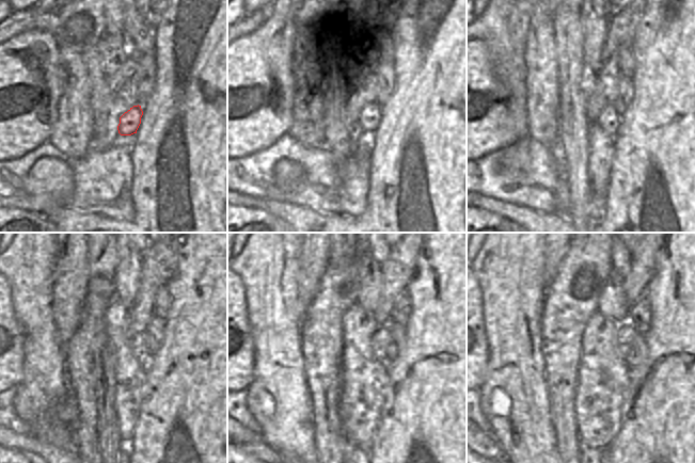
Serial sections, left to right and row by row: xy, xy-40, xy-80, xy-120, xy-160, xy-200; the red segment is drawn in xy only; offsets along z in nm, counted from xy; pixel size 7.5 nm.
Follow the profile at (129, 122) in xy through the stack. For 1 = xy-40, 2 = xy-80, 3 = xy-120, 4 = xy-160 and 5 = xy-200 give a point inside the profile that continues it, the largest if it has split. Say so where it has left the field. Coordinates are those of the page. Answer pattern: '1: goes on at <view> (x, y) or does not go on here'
1: goes on at xy-40 (369, 117)
2: goes on at xy-80 (609, 120)
3: goes on at xy-120 (139, 344)
4: goes on at xy-160 (381, 338)
5: goes on at xy-200 (626, 333)

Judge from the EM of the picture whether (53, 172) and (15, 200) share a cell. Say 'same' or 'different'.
same

